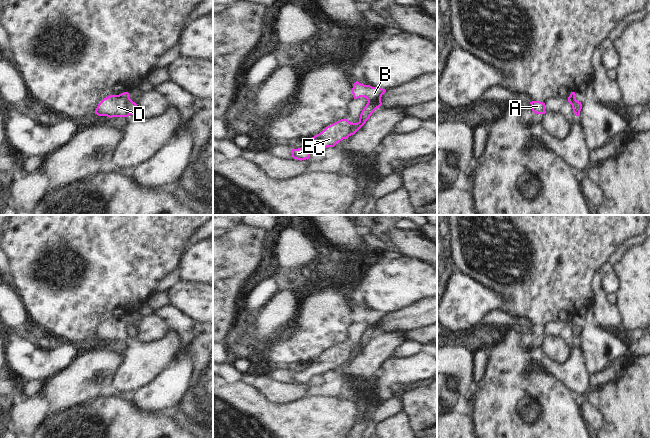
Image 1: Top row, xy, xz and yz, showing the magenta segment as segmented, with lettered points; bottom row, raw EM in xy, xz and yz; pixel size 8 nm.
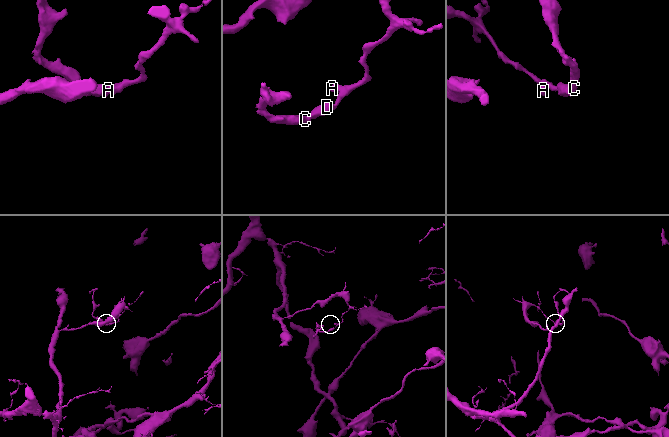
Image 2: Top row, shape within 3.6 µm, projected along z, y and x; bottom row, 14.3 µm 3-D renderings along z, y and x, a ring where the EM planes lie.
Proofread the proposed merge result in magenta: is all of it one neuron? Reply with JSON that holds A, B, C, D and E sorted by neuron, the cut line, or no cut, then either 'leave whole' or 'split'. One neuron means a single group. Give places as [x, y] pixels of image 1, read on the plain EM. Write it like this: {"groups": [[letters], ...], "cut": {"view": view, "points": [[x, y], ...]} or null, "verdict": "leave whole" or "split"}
{"groups": [["A", "B"], ["C", "D", "E"]], "cut": {"view": "xy", "points": [[131, 324], [128, 328], [129, 337]]}, "verdict": "split"}

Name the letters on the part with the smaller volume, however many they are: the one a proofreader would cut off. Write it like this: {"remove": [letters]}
{"remove": ["C", "D", "E"]}

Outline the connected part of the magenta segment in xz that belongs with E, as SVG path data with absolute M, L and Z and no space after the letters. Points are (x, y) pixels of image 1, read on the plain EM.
M341 343L327 350L321 357L312 361L305 370L292 373L292 381L302 385L309 383L313 375L334 371L343 363L348 363L355 350L356 347L351 347L347 343Z

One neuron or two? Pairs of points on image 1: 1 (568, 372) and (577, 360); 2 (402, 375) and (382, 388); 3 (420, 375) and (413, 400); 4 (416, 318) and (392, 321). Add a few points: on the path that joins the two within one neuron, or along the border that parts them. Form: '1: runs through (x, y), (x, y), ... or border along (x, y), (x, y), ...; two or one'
1: runs through (571, 369), (576, 363); one
2: runs through (397, 375), (387, 383); one
3: border along (426, 383), (419, 385); two
4: runs through (410, 318), (398, 321); one

